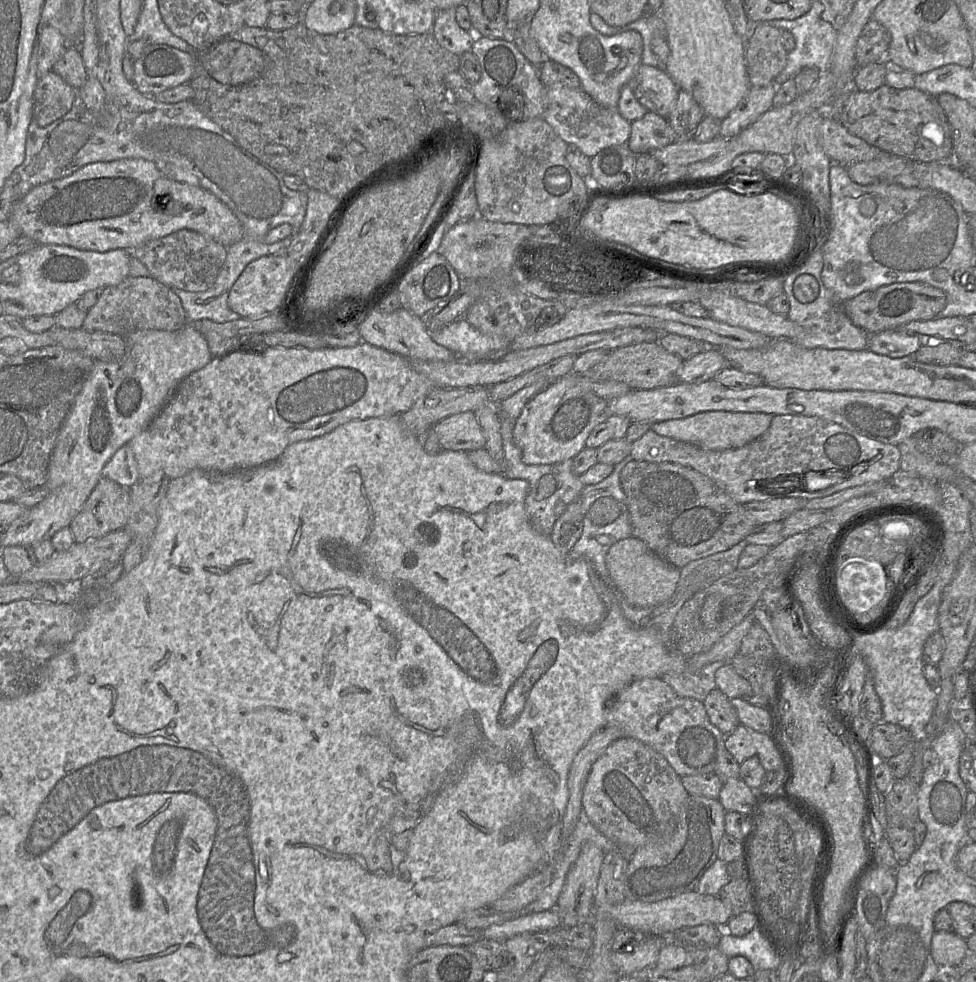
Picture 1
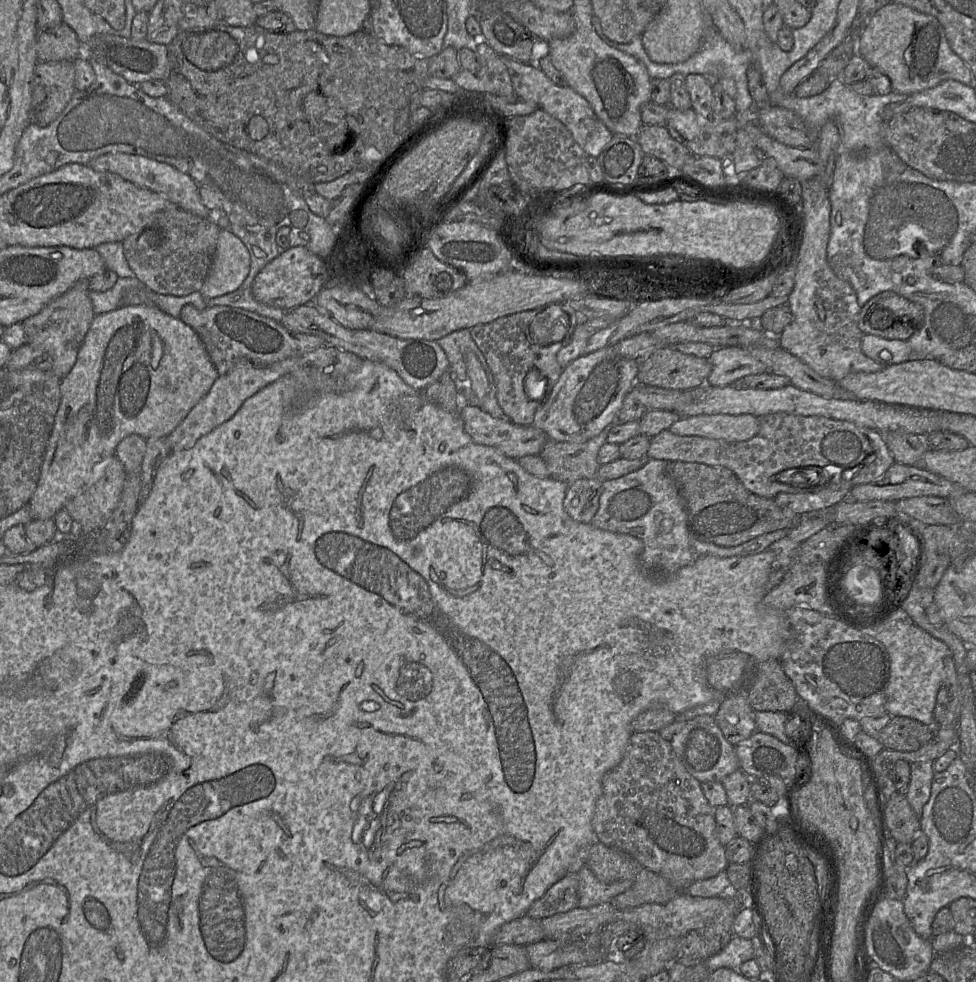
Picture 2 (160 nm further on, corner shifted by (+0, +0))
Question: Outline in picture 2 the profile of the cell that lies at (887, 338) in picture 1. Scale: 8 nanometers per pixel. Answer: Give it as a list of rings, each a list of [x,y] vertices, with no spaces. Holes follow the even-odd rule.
[[[872,334],[863,335],[861,348],[867,357],[884,365],[909,361],[912,352],[908,341],[885,339]]]

